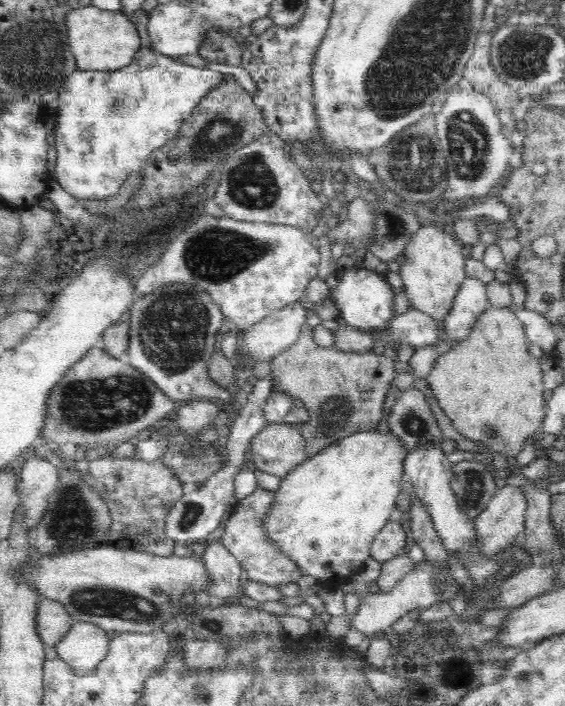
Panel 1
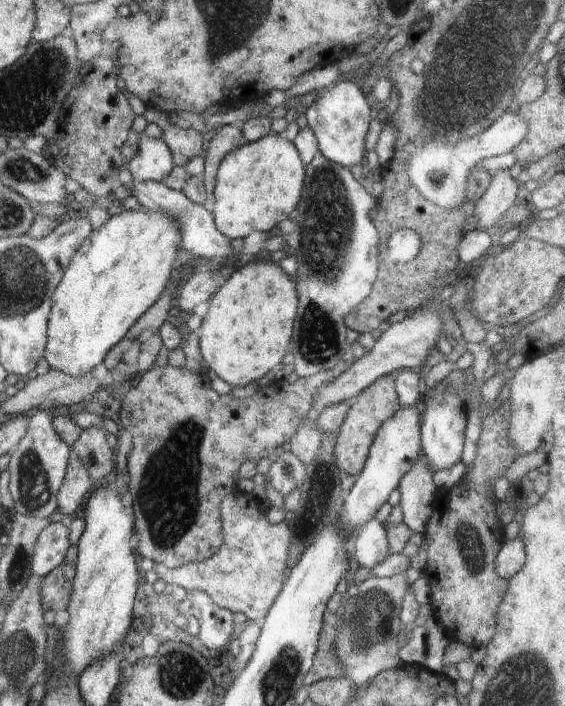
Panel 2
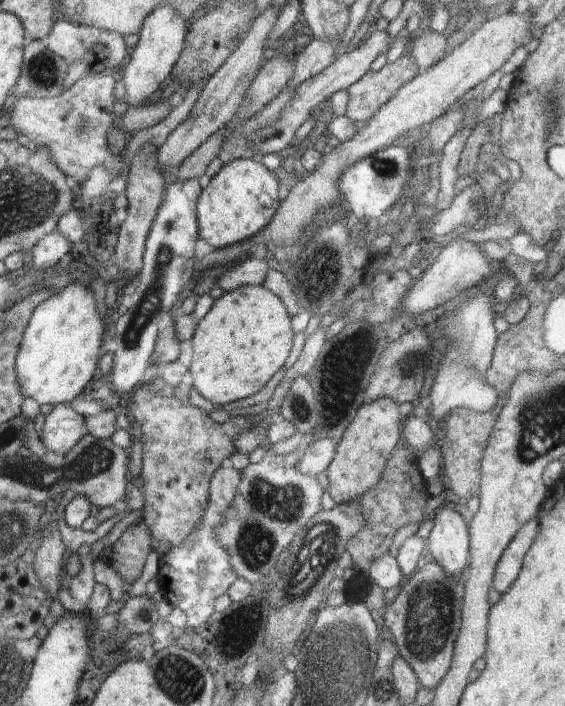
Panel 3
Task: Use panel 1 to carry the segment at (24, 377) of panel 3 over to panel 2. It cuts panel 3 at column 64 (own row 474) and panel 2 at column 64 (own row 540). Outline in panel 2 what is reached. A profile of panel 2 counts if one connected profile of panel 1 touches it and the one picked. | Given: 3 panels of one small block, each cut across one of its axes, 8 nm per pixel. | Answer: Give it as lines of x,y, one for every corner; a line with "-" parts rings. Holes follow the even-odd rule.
142,206
138,210
124,211
112,215
98,230
92,229
88,238
84,239
84,242
72,255
71,261
64,271
62,280
52,293
52,306
47,322
47,343
45,346
45,358
50,368
80,378
102,363
108,350
116,343
124,342
126,333
131,329
131,326
159,299
159,296
164,292
168,284
170,284
170,279
175,273
173,265
176,264
176,257
181,249
180,244
181,224
165,212
145,209

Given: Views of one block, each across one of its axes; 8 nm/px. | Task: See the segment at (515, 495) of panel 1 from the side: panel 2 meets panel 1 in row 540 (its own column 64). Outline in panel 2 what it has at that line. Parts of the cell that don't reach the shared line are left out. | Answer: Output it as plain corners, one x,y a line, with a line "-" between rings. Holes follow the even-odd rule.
72,452
64,480
57,494
58,508
62,513
74,516
80,504
84,502
84,498
93,493
91,489
94,487
90,481
87,468
84,468
78,456

